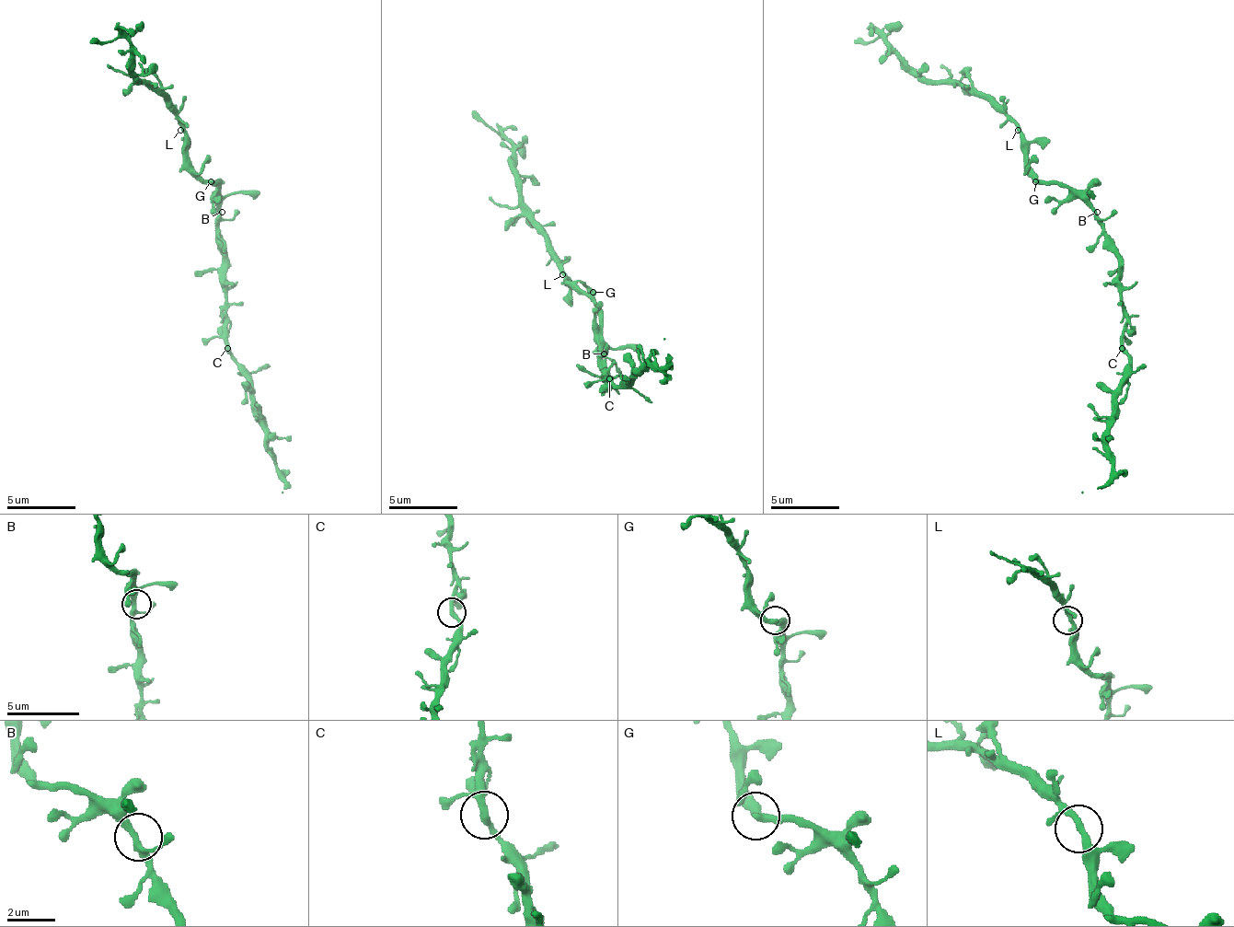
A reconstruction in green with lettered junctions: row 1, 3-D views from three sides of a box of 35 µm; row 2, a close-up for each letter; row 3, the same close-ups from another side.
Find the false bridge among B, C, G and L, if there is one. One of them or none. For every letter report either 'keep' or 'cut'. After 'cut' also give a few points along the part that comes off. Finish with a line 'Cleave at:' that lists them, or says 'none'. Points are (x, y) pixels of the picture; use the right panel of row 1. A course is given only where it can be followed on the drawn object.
B: keep
C: keep
G: keep
L: keep
Cleave at: none

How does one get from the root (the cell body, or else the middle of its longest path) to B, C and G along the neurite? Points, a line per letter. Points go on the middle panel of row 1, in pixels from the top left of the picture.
B: (600, 340), (600, 350), (604, 353)
C: (600, 340), (600, 356), (606, 367), (606, 380), (610, 377)
G: (600, 340), (600, 316), (596, 312), (593, 292)

